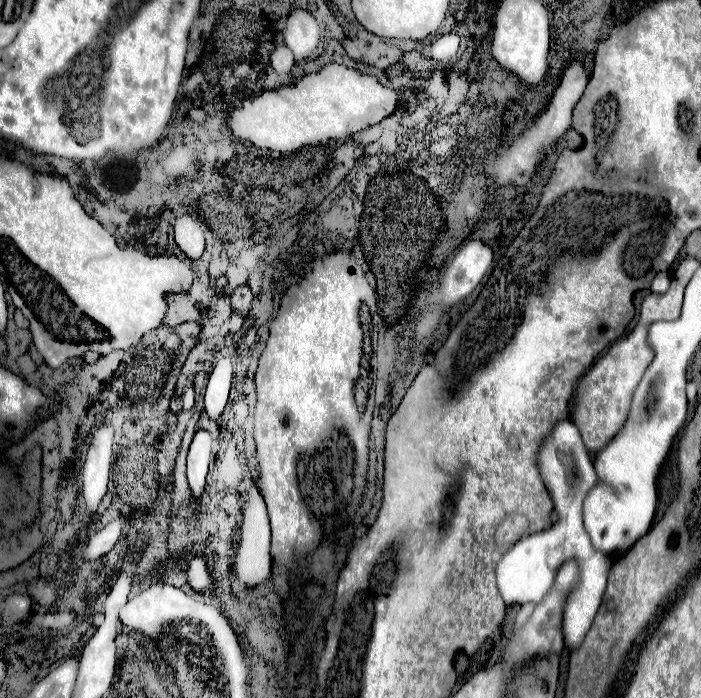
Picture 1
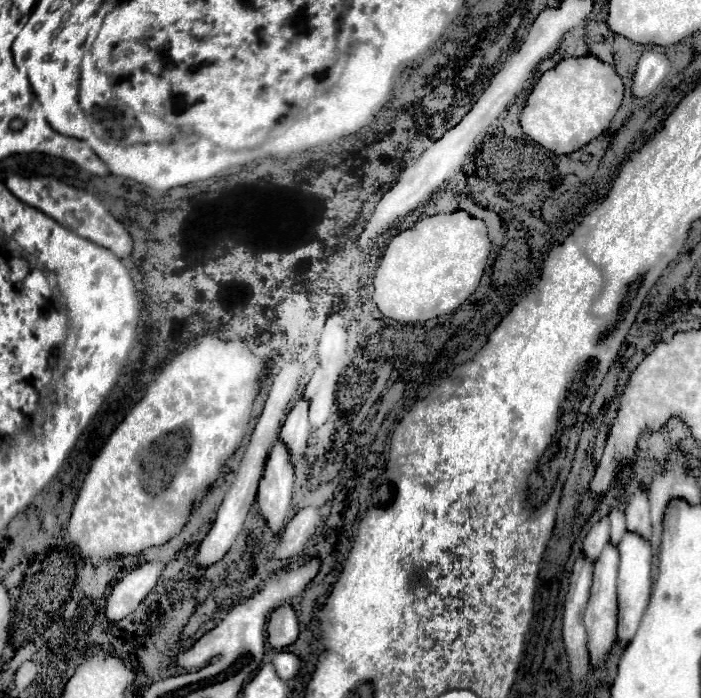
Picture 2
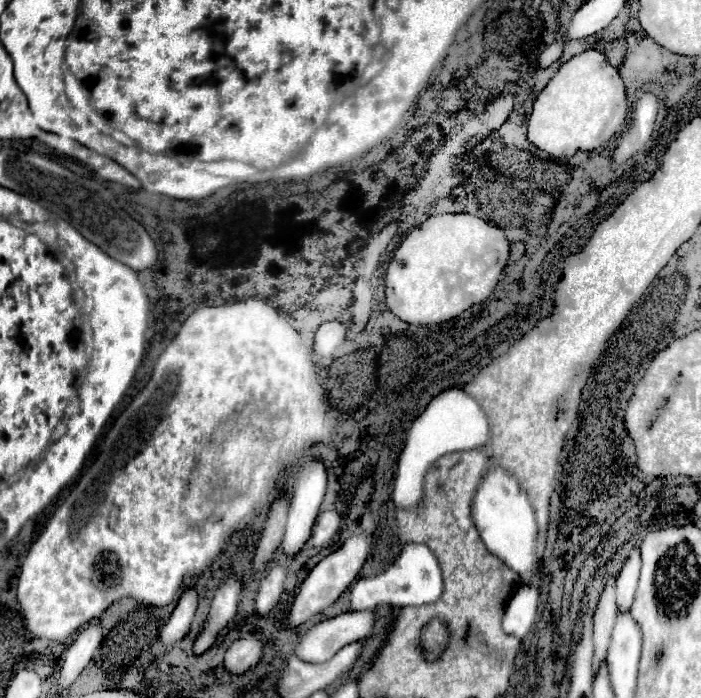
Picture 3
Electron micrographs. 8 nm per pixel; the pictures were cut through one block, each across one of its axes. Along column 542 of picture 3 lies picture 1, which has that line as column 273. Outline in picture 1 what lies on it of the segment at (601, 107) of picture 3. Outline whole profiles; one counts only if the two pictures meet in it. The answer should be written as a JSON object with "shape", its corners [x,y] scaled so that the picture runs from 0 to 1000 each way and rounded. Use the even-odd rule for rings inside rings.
{"shape":[[[465,92],[456,103],[434,106],[419,120],[399,123],[394,129],[374,129],[368,135],[348,132],[345,140],[337,143],[337,155],[325,163],[325,192],[331,201],[357,203],[365,212],[382,212],[394,218],[422,218],[434,209],[465,206],[468,201],[496,198],[525,181],[539,178],[542,172],[562,163],[573,143],[573,129],[548,123],[536,109],[516,106],[491,92]]]}

